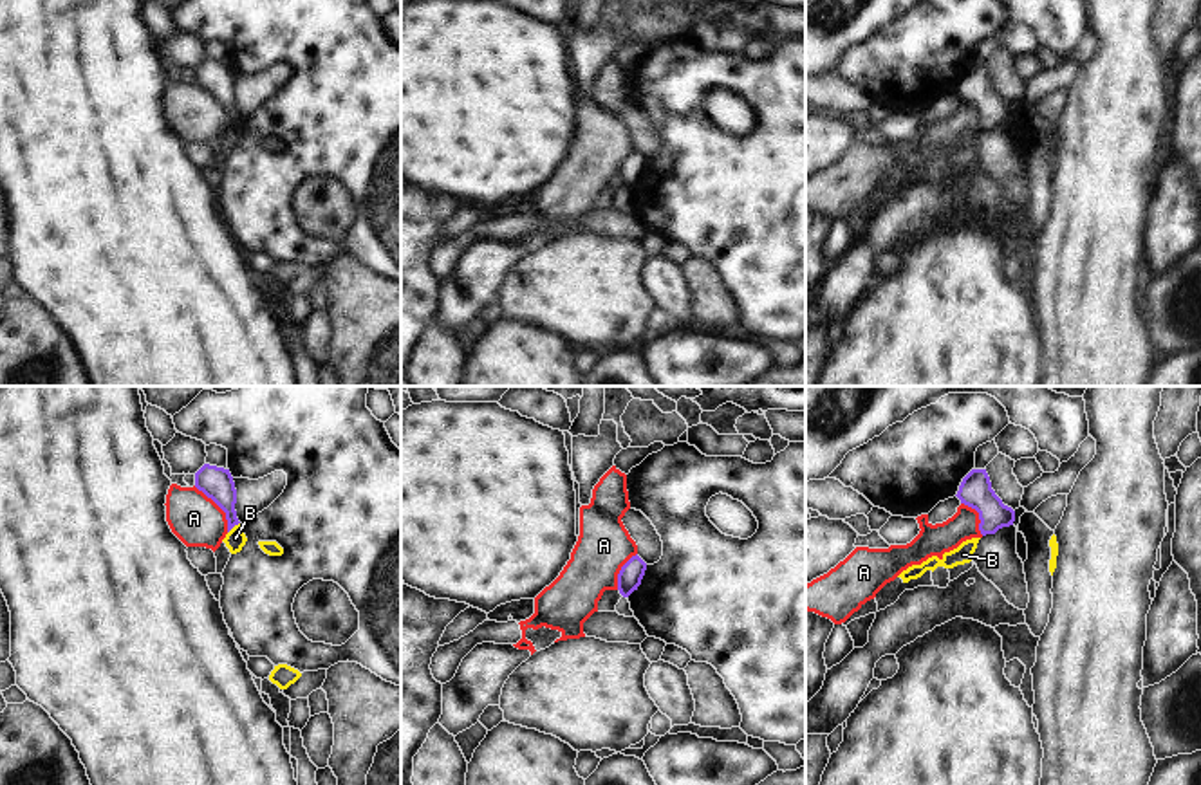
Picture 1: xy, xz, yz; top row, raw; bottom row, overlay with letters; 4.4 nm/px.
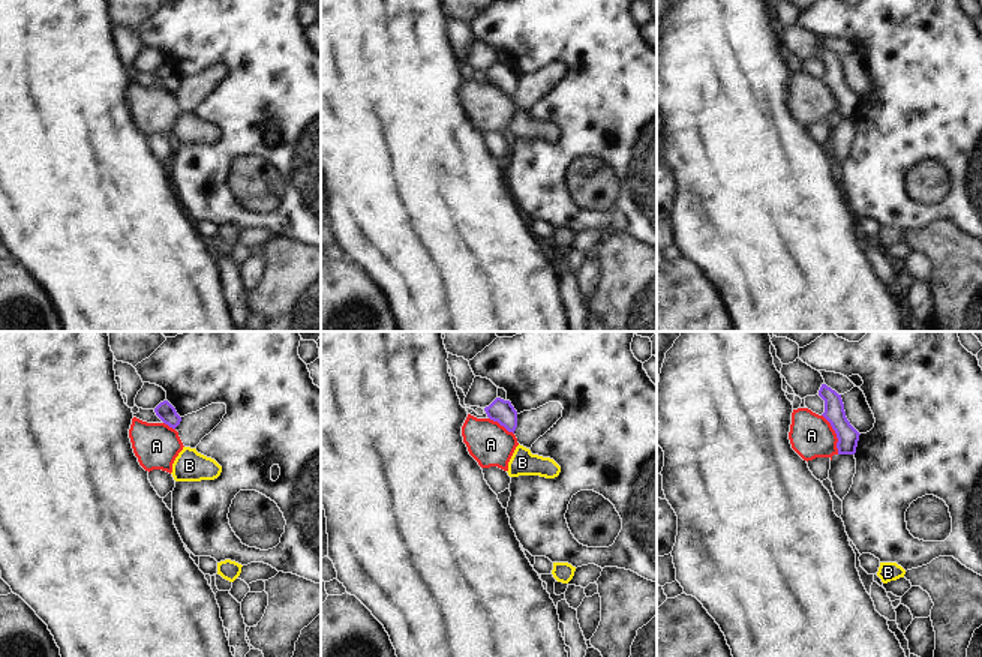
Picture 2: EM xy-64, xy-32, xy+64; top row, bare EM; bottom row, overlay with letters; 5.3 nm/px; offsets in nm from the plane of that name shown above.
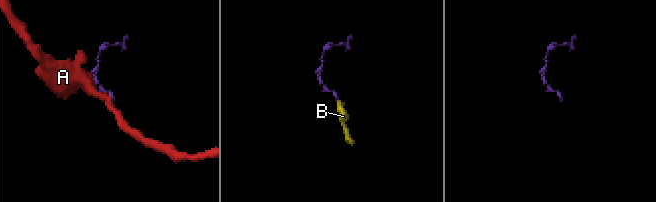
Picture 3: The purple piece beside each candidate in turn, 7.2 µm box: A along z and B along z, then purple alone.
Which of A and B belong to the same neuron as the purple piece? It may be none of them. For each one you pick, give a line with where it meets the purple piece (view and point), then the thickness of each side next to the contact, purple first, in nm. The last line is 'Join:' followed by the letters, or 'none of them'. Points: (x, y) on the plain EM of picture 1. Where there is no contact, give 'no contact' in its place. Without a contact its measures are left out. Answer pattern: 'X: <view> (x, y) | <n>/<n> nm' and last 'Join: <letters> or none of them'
Join: none of them

